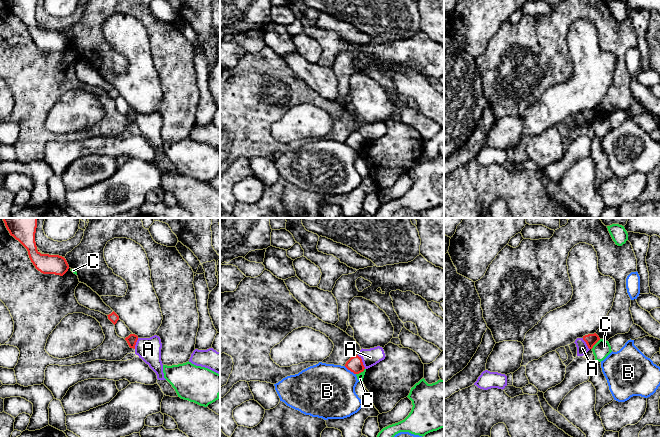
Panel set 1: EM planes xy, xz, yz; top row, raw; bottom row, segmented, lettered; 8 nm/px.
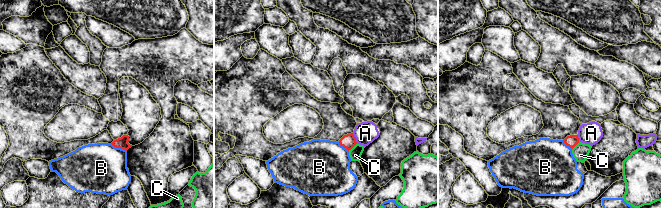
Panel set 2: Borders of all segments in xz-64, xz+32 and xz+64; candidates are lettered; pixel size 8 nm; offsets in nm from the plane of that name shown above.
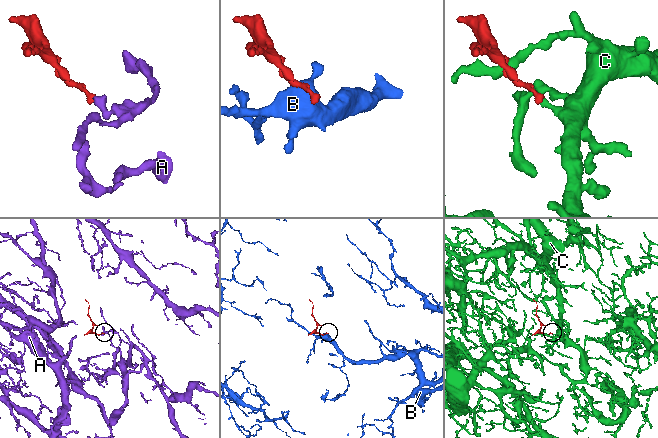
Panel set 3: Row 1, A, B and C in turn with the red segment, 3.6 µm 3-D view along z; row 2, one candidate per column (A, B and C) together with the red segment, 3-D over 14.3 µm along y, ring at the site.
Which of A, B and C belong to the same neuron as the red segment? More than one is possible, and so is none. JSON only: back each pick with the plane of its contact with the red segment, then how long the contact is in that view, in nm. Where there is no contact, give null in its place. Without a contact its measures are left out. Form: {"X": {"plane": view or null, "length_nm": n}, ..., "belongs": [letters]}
{"belongs": []}

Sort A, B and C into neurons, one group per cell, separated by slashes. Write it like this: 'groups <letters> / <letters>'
groups A / B / C

